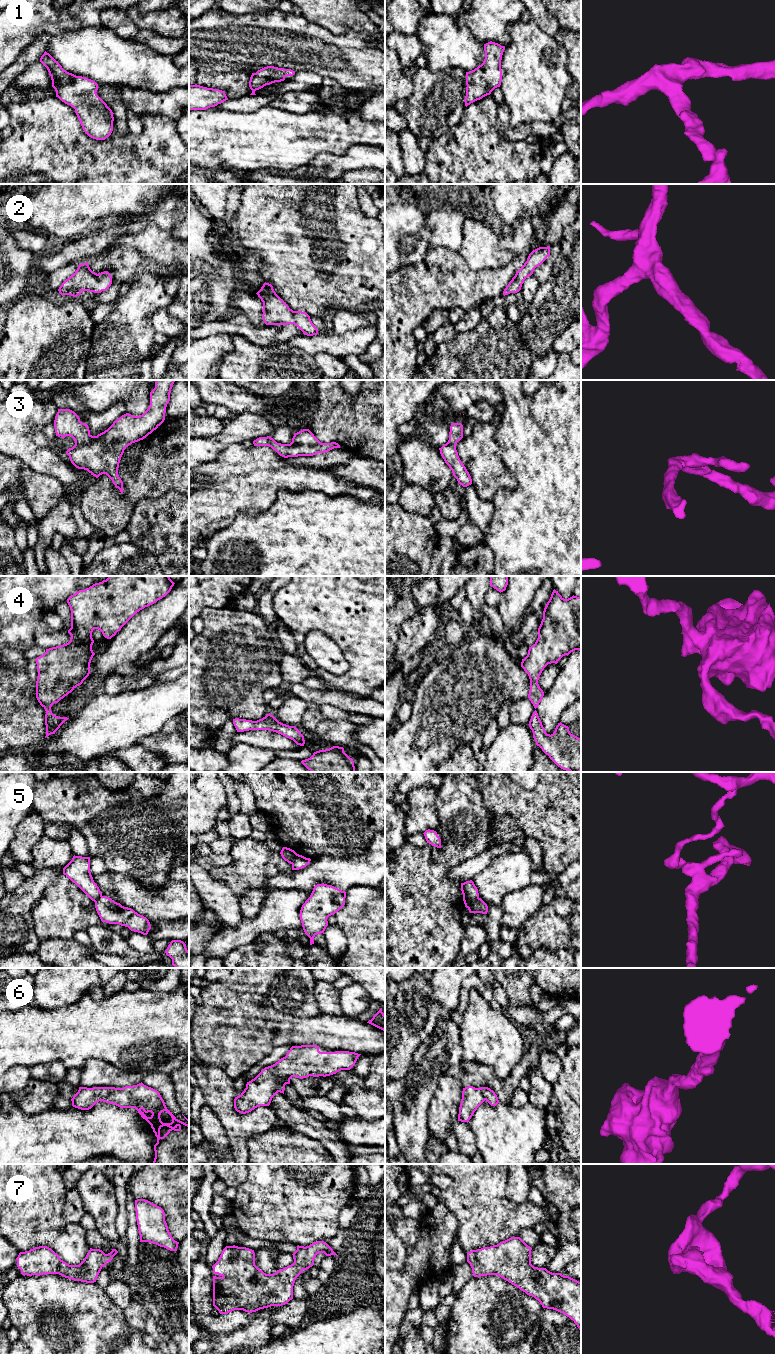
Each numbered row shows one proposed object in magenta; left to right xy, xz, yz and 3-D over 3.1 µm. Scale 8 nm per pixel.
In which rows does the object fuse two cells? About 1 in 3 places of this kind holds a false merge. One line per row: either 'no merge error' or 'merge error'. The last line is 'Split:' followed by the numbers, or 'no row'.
1: no merge error
2: no merge error
3: no merge error
4: no merge error
5: merge error
6: no merge error
7: no merge error
Split: 5

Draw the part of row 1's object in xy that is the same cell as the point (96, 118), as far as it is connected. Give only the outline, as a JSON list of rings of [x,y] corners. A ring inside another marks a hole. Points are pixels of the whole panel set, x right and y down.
[[[46,51],[40,62],[47,68],[56,97],[75,109],[84,132],[96,140],[105,140],[113,131],[113,112],[97,95],[98,84],[86,77],[67,72]]]

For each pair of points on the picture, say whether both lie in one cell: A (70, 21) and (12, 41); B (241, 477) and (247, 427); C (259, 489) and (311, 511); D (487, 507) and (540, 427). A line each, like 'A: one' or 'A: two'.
A: one
B: two
C: two
D: two

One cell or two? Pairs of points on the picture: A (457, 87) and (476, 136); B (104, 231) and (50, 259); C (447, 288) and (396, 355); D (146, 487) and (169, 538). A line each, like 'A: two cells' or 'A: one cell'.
A: two cells
B: one cell
C: one cell
D: two cells

